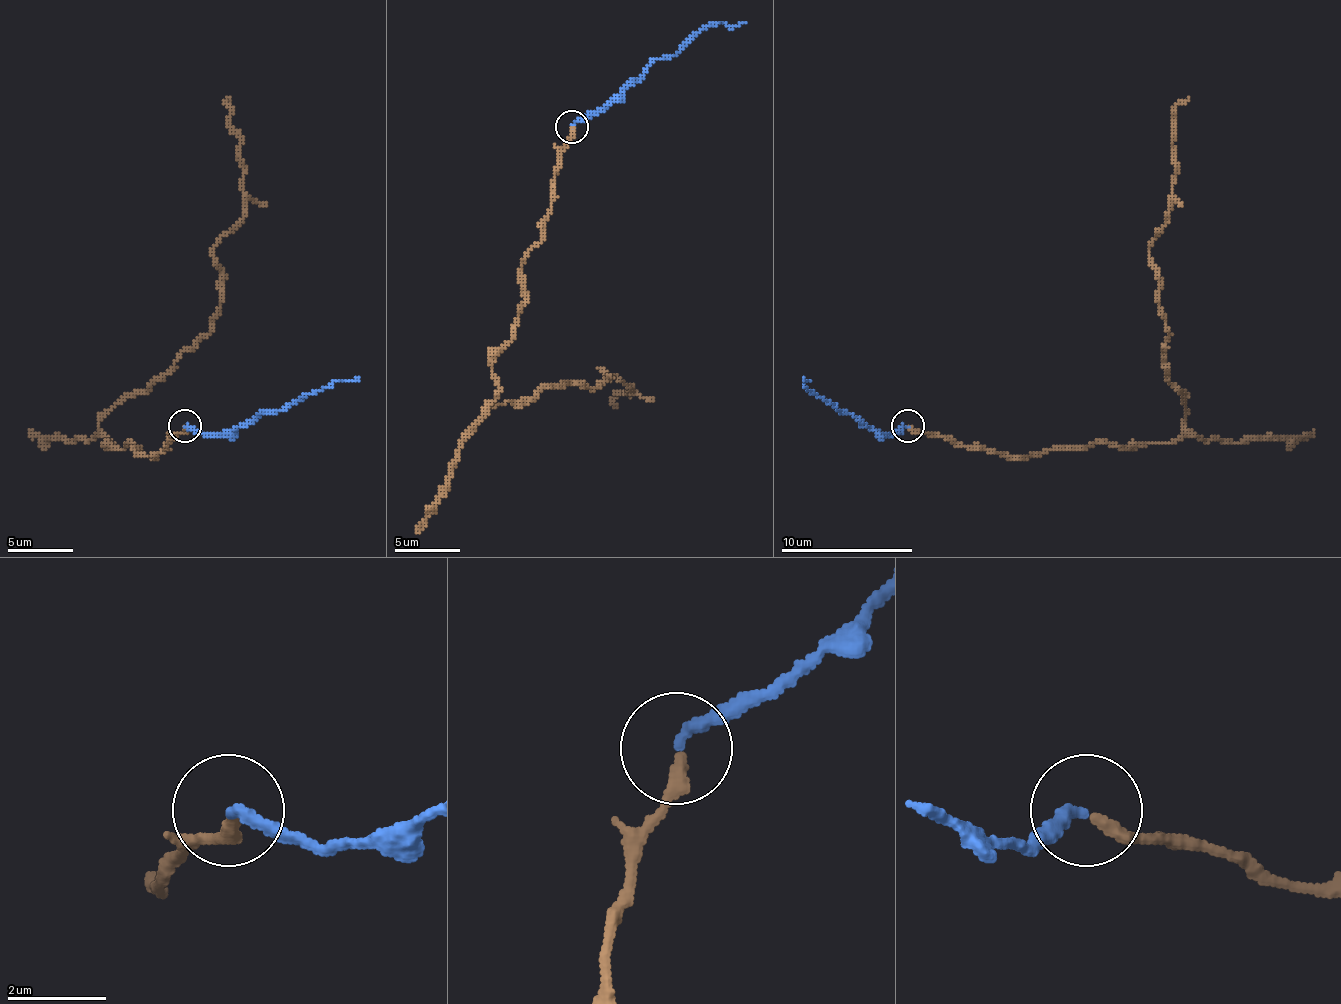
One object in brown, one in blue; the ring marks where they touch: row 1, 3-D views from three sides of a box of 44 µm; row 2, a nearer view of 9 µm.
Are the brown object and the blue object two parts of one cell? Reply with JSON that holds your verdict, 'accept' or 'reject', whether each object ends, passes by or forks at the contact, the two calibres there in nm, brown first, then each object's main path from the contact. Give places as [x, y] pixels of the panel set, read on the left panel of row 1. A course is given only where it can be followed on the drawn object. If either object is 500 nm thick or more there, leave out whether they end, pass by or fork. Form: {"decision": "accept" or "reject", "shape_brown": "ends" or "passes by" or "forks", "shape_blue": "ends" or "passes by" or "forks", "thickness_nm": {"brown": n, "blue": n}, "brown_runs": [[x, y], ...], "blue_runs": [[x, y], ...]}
{"decision": "accept", "shape_brown": "ends", "shape_blue": "ends", "thickness_nm": {"brown": 300, "blue": 240}, "brown_runs": [[184, 426], [154, 459], [105, 443], [98, 423], [207, 334], [220, 305], [214, 245], [243, 216], [230, 97]], "blue_runs": [[184, 426], [233, 433], [270, 410], [289, 407], [316, 390], [358, 377]]}

